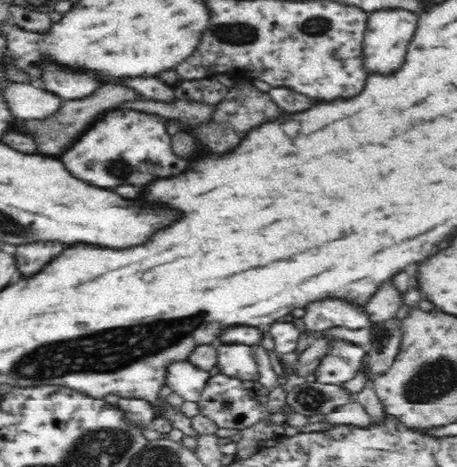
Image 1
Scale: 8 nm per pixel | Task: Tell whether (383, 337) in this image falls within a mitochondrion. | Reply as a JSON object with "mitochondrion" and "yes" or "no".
{"mitochondrion":"yes"}

